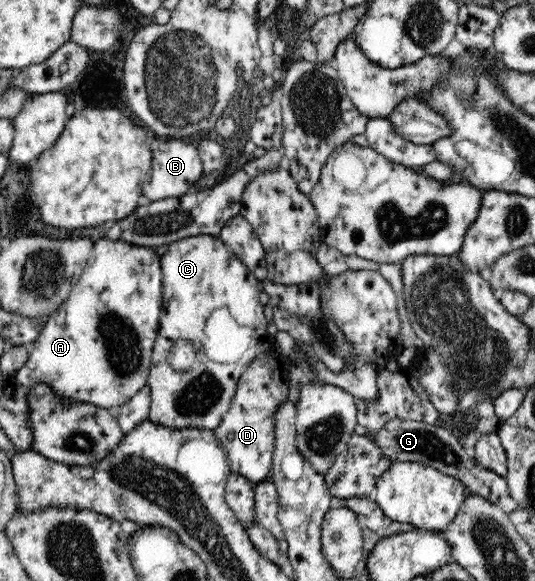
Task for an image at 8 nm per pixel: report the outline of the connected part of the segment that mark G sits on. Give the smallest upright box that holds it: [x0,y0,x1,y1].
[354,417,518,513]

